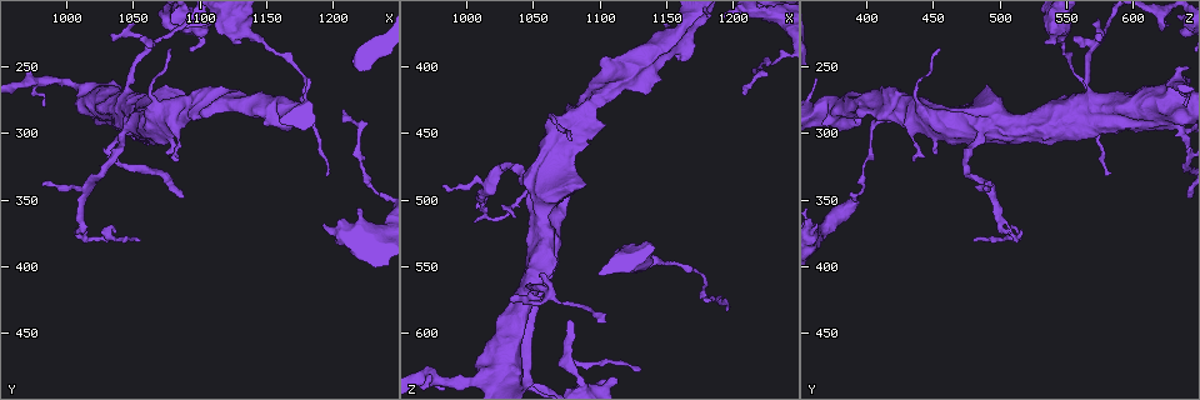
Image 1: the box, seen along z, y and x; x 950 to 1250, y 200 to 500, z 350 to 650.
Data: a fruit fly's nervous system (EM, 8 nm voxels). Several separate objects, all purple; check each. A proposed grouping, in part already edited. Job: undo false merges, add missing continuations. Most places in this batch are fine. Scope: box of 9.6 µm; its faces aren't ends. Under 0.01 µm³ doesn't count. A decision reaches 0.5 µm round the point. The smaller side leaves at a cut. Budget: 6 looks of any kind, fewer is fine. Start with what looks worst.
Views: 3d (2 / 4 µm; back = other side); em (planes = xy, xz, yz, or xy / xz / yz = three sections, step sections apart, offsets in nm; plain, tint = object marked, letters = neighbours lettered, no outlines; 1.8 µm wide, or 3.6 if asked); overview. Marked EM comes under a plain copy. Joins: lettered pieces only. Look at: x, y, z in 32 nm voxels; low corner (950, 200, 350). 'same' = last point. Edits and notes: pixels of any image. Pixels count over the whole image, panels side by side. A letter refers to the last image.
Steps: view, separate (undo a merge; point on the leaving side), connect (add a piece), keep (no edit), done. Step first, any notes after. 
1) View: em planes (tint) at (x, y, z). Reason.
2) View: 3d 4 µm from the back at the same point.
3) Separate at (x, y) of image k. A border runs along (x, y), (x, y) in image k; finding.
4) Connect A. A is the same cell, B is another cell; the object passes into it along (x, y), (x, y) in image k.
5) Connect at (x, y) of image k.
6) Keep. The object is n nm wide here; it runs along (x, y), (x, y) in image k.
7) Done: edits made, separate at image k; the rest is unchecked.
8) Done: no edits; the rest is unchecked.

View: em xy step 4 (letters) at (1196, 330, 580). Long arm stops here.

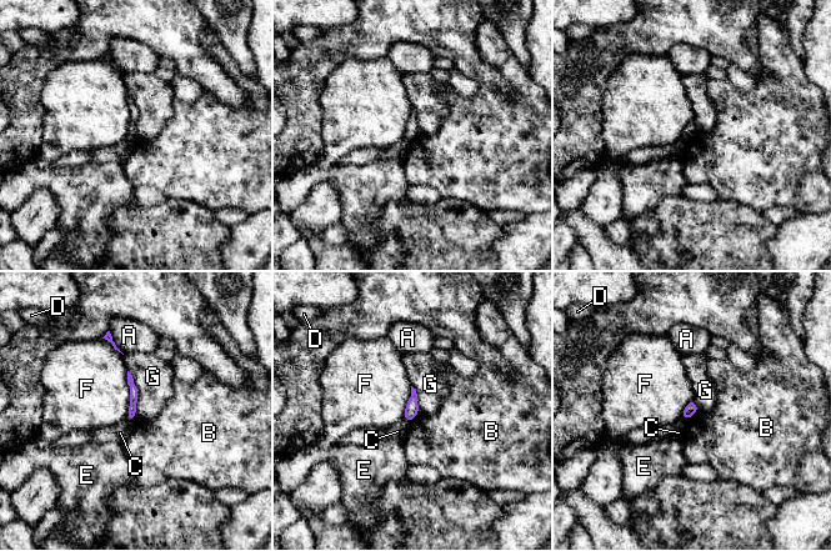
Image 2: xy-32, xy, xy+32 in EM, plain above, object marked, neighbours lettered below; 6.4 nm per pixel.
Keep. The object is 60 nm wide here; A, B, C, D, E, F and G are other cells; a border runs along (697, 410), (685, 421) in image 2; no lettered piece goes on from it.

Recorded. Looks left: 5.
View: em xy step 8 (tint) at (1048, 294, 484). Thick turns thin.

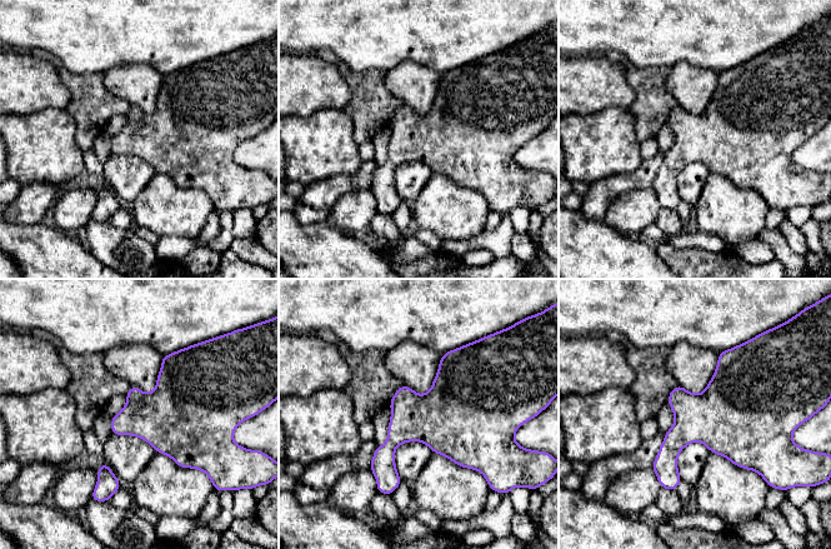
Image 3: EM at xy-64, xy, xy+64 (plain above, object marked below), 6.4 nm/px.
View: em planes (tint) at the same point. Another direction.

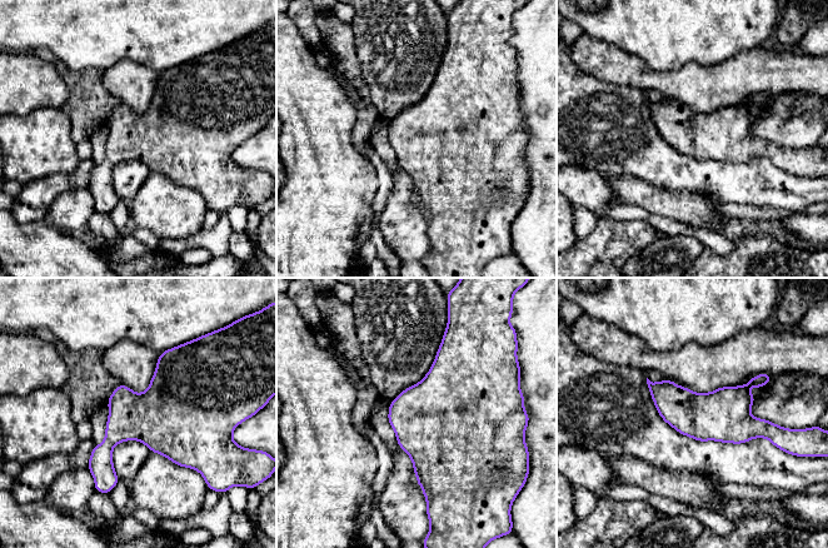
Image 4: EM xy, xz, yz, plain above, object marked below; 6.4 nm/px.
View: em planes (letters) at the same point.

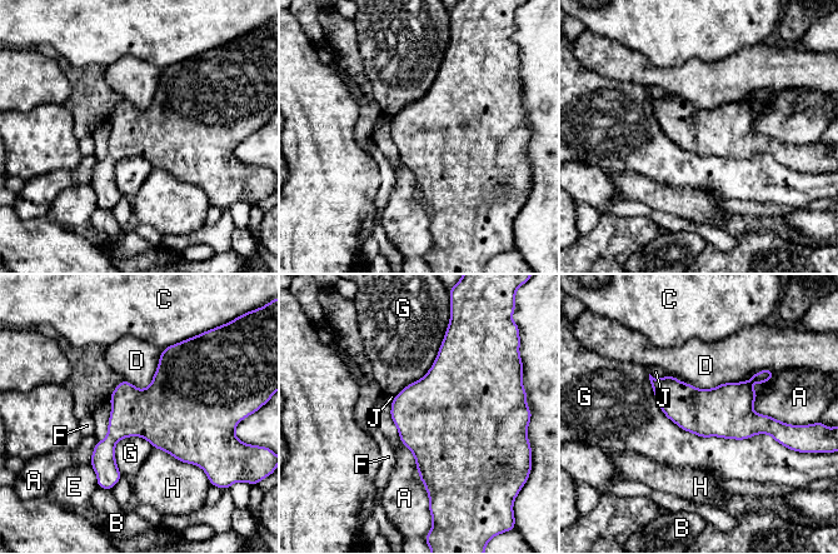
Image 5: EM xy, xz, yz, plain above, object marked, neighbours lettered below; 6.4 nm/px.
Keep. The object is 320 nm wide here; A, B, C, D, E, F, G, H and J are other cells; a border runs along (648, 374), (683, 429), (781, 445) in image 5; continuous, no second cell.

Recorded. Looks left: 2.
View: em planes (tint) at (1078, 220, 620). Abrupt turn.

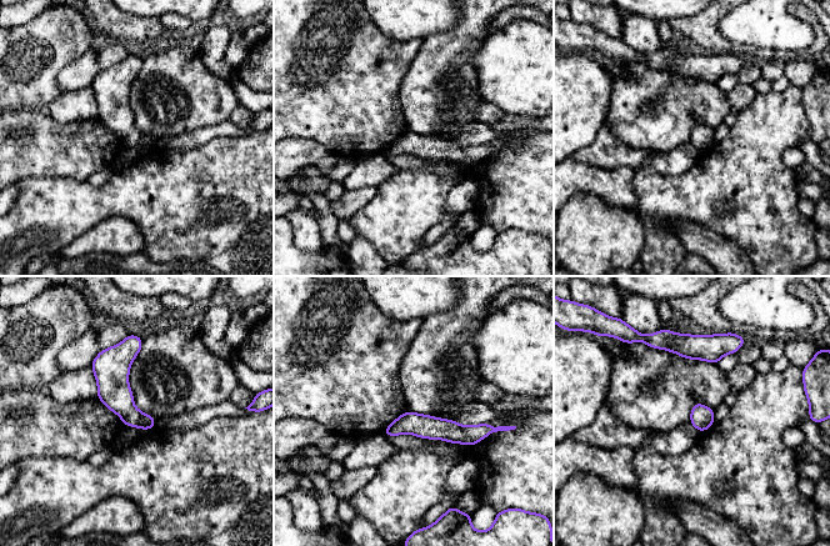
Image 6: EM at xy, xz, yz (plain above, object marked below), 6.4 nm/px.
View: em planes (letters) at the same point. What lies round it.

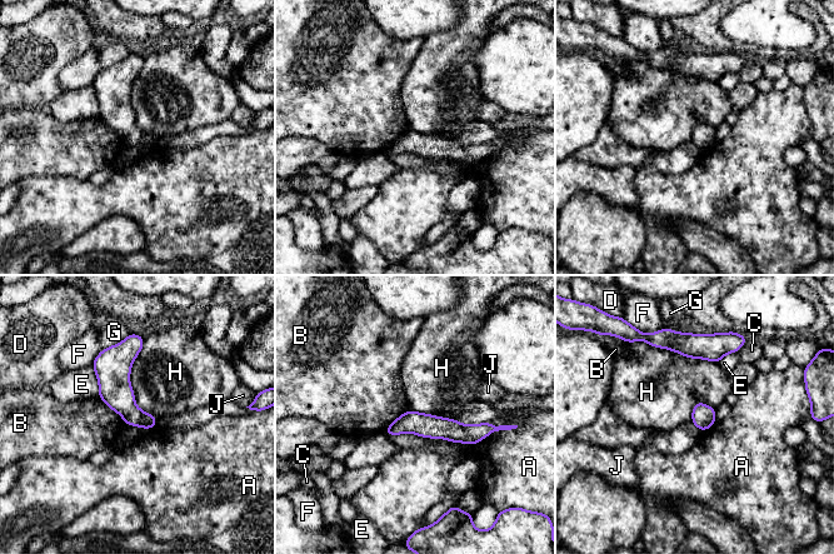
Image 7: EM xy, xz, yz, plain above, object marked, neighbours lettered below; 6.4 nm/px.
Keep. A, B, C, D, E, F, G, H and J are other cells; continuous, no second cell.

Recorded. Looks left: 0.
Done: no edits; the rest is unchecked.

